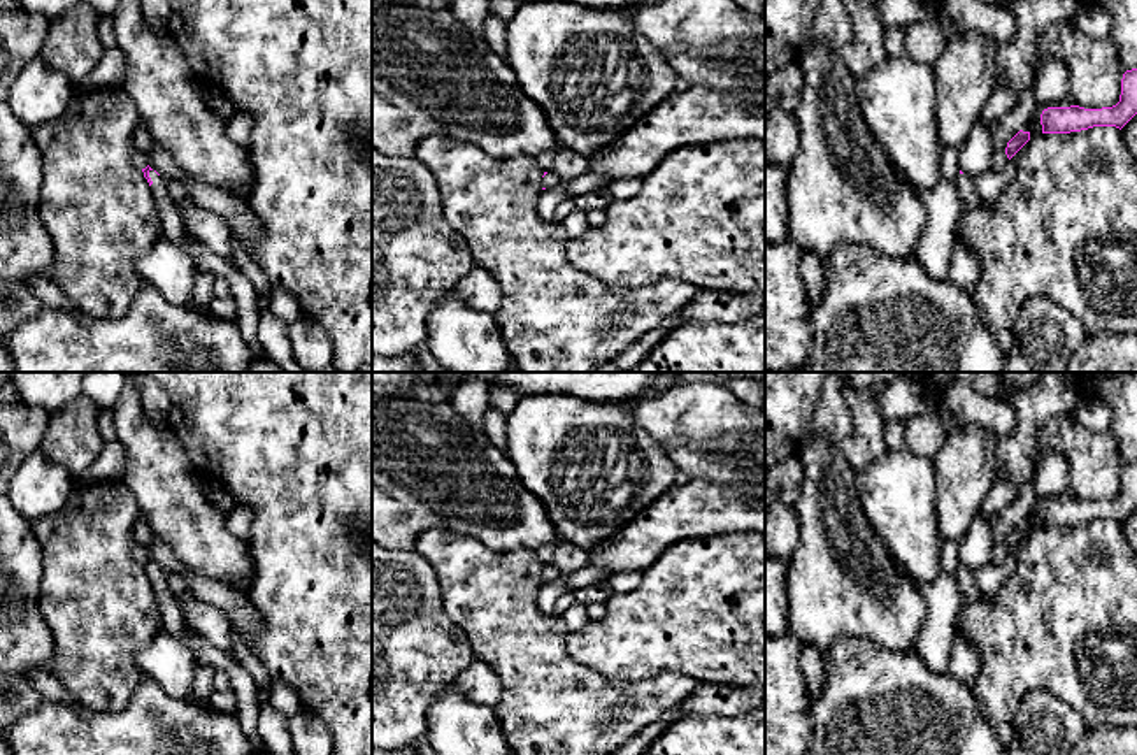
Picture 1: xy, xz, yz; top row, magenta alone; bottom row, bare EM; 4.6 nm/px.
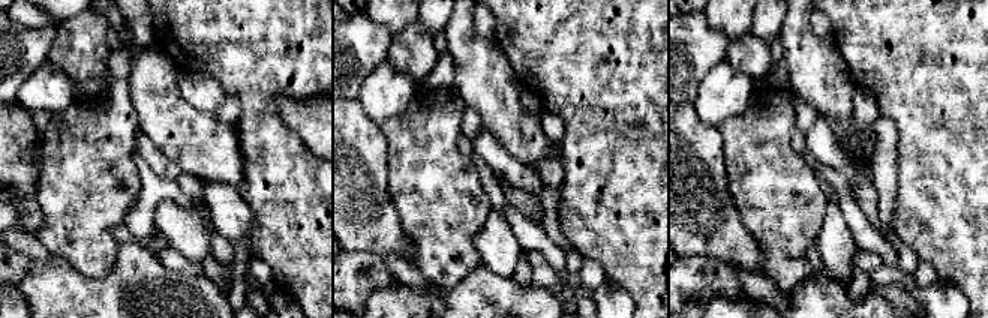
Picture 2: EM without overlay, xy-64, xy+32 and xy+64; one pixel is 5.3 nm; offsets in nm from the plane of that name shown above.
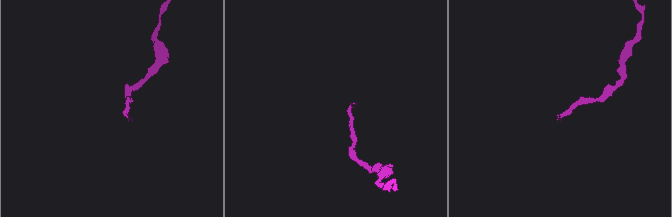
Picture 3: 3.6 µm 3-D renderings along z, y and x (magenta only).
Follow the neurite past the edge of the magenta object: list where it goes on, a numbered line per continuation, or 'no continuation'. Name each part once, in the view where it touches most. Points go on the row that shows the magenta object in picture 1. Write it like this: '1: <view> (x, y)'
1: xy (174, 230)

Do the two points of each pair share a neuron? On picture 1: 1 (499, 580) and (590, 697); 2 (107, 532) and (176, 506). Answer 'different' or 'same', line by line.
1: same
2: different

